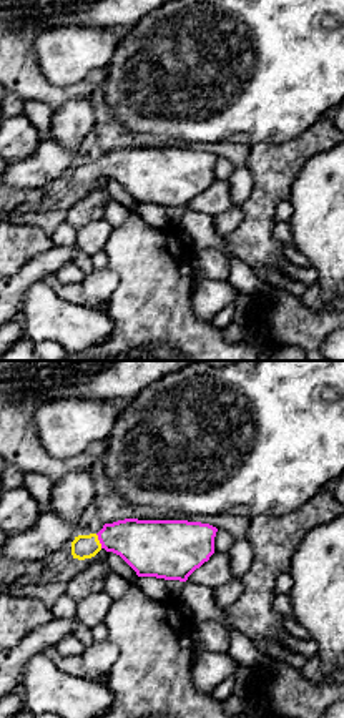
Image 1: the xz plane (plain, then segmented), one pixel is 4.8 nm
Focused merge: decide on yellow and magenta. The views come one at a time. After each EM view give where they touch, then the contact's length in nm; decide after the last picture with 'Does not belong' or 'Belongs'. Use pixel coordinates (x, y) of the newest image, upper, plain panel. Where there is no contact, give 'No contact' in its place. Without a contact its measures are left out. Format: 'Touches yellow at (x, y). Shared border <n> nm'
Touches yellow at (98, 168). Shared border 80 nm

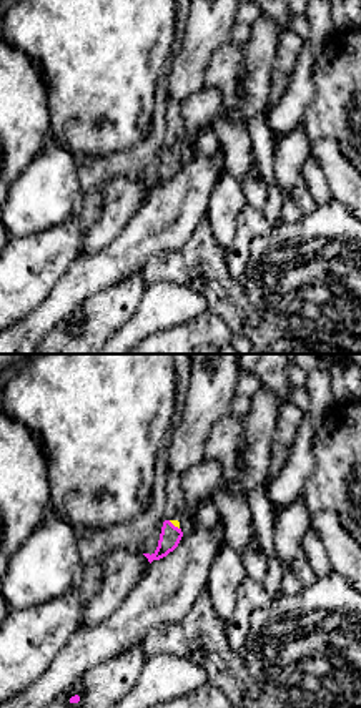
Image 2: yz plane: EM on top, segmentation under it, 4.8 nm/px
Touches yellow at (173, 152). Shared border 70 nm

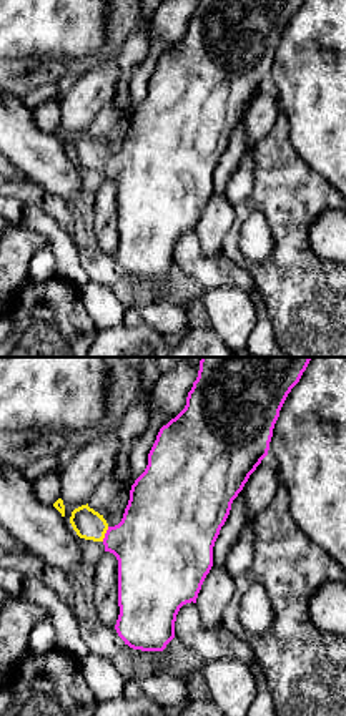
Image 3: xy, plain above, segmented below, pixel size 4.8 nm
Touches yellow at (105, 160). Shared border 80 nm

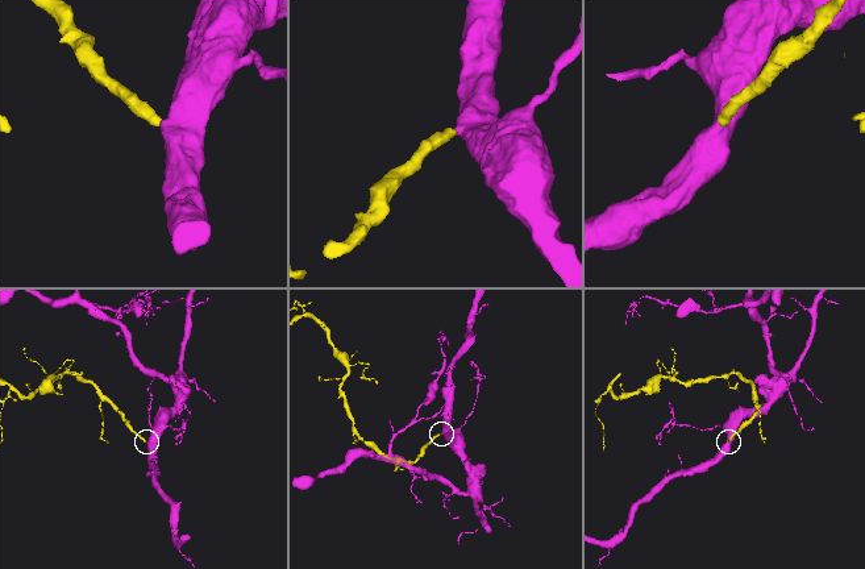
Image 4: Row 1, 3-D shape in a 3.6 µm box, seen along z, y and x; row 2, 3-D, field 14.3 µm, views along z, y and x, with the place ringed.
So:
Belongs

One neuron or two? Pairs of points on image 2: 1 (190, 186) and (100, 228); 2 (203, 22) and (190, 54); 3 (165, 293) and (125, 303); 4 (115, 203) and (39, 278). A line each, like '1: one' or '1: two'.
1: two
2: one
3: two
4: two

